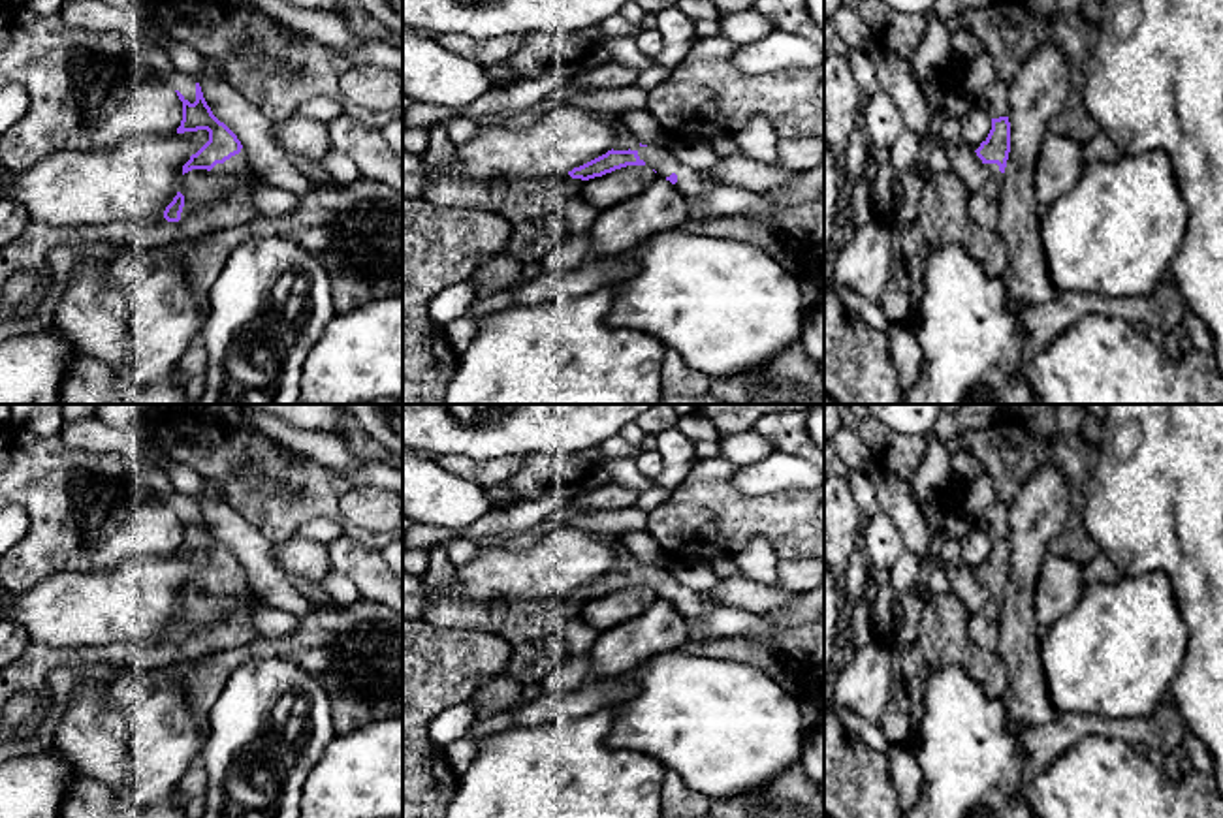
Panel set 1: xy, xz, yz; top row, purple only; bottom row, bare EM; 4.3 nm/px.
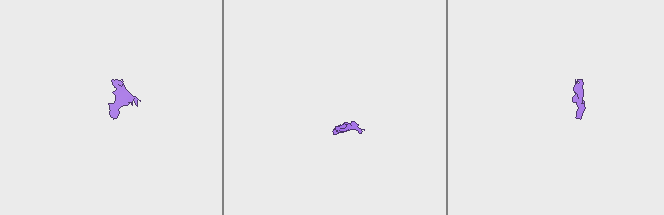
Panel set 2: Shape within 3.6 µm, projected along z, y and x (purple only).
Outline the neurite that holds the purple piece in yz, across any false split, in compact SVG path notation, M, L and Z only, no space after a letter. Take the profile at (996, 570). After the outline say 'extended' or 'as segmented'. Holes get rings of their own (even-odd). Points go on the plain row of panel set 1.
M1009 538L992 540L992 551L975 574L988 592L988 602L980 613L971 615L969 637L978 649L997 651L999 615L1003 611L1003 594L1010 574Z; extended

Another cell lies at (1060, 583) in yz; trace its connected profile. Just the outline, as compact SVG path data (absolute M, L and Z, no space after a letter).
M1048 553L1035 585L1039 628L1048 628L1061 615L1072 611L1084 587L1082 562Z

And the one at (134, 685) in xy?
M128 666L126 671L111 684L105 703L113 711L128 713L154 690L147 666Z

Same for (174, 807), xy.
M175 790L175 794L160 803L139 807L132 812L134 818L184 818L186 795Z

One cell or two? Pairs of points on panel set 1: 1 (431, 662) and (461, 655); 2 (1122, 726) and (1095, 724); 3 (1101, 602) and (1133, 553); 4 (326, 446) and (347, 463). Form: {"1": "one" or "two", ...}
{"1": "one", "2": "one", "3": "two", "4": "one"}

